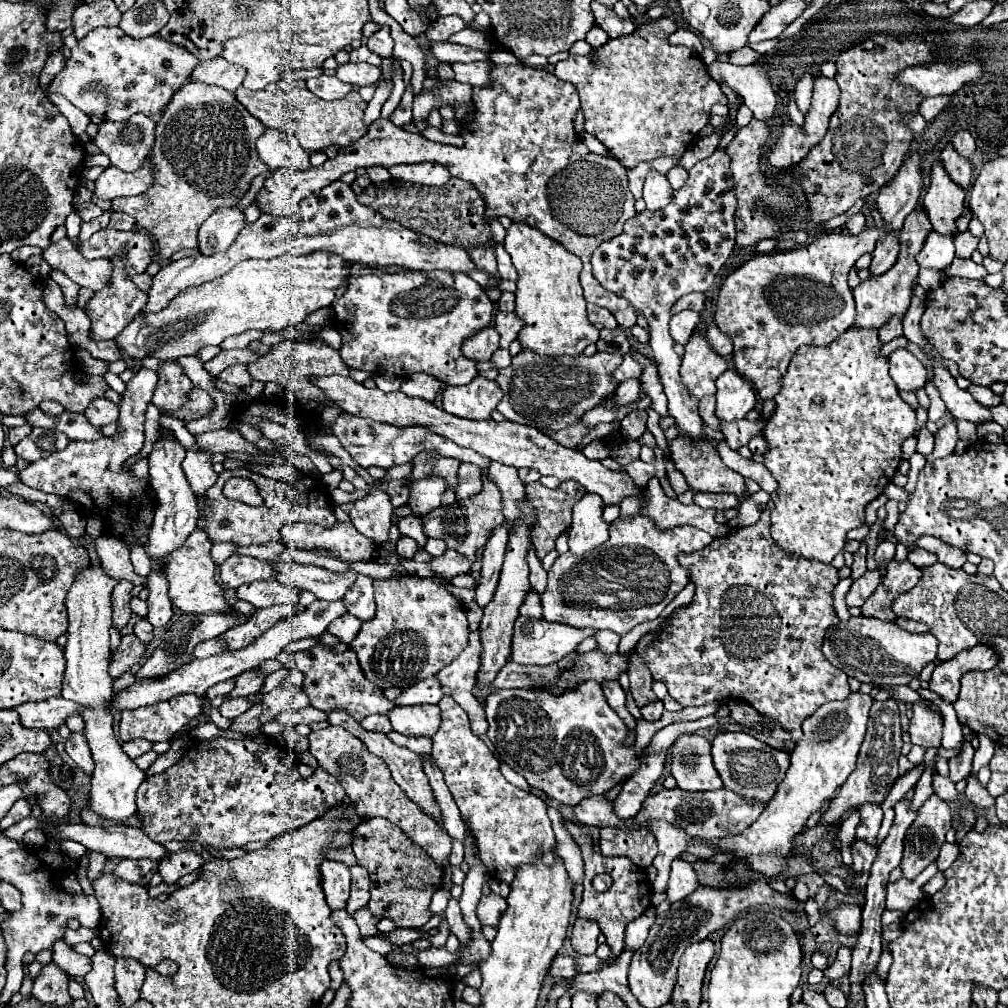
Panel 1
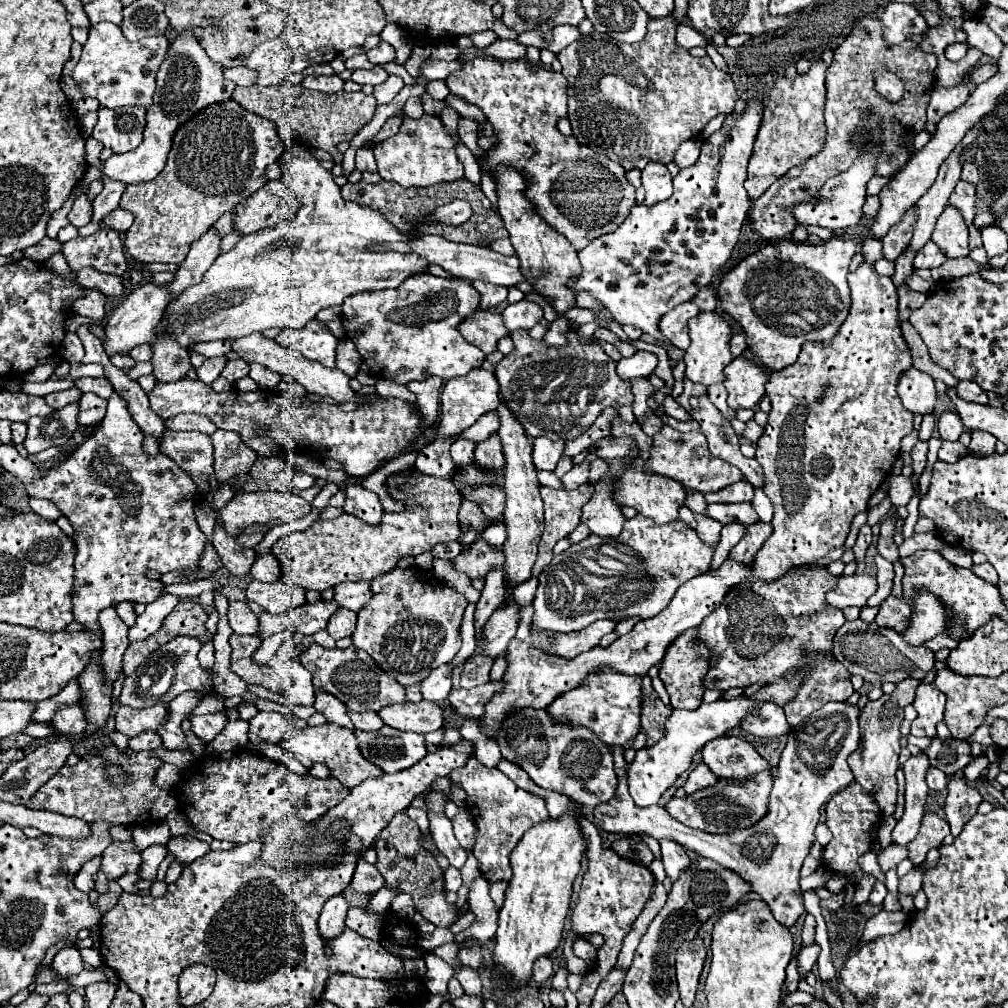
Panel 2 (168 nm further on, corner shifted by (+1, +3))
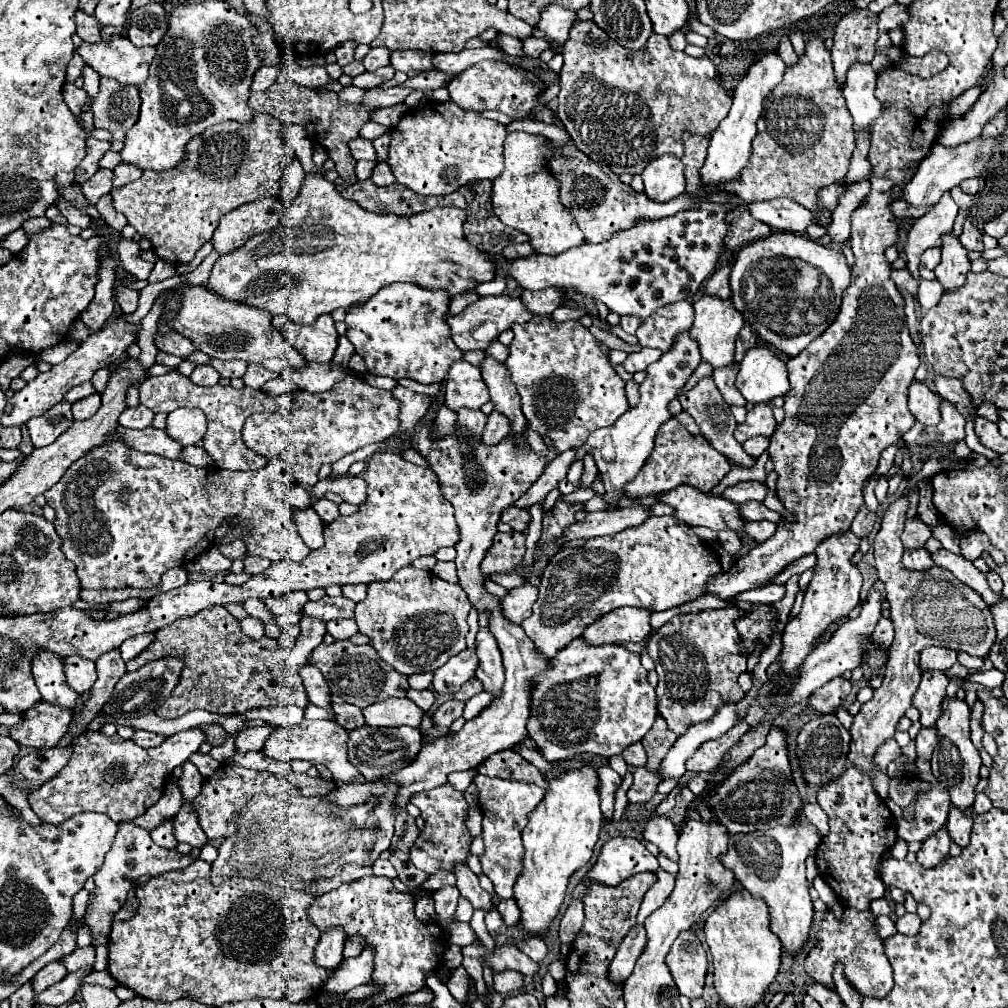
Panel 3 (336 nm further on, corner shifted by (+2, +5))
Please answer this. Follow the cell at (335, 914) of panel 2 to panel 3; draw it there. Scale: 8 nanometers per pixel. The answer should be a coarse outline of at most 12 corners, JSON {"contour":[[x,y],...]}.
{"contour":[[345,932],[321,934],[315,964],[335,970],[343,962]]}

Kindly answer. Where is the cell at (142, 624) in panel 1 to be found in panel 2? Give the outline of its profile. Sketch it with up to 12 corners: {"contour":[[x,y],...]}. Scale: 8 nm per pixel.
{"contour":[[124,601],[116,606],[116,612],[128,627],[134,626],[136,602]]}

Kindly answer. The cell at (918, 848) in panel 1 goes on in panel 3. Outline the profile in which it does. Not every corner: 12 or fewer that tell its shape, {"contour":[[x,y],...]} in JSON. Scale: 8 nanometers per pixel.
{"contour":[[945,828],[923,842],[917,862],[935,868],[949,856],[949,834]]}

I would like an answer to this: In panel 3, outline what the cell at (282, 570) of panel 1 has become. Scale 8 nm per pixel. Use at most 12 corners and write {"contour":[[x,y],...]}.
{"contour":[[245,556],[245,572],[261,574],[269,568],[269,560]]}

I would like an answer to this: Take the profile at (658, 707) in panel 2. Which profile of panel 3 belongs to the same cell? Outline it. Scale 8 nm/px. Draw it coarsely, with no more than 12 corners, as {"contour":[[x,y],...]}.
{"contour":[[657,716],[641,740],[651,772],[659,772],[677,736]]}

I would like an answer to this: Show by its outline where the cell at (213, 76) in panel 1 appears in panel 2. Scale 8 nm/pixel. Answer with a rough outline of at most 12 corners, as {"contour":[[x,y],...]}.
{"contour":[[244,66],[224,68],[224,78],[252,86],[256,72]]}

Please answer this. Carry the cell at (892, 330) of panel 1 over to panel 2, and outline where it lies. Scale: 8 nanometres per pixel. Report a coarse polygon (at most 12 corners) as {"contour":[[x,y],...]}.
{"contour":[[902,286],[898,290],[898,318],[910,314],[924,304],[922,292]]}

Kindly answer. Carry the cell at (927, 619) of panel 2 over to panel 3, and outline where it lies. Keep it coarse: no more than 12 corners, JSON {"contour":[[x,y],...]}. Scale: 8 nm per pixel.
{"contour":[[909,496],[873,544],[895,640],[881,688],[851,726],[863,774],[919,684],[935,644],[987,658],[989,606],[949,570],[903,568]]}

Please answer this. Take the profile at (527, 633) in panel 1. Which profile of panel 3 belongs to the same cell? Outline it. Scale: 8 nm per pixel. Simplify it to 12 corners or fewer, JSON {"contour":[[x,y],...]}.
{"contour":[[623,606],[585,630],[589,644],[643,642],[651,610]]}

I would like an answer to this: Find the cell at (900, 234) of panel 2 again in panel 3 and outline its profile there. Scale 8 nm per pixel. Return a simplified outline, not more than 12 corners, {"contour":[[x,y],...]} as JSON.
{"contour":[[999,138],[945,148],[937,142],[903,198],[937,204],[963,180],[981,178]]}

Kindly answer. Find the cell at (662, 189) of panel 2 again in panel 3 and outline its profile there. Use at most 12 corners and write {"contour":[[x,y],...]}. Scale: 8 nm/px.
{"contour":[[659,156],[643,170],[645,194],[665,202],[685,192],[677,156]]}

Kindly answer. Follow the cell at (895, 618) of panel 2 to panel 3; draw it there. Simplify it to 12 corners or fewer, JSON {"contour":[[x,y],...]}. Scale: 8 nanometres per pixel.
{"contour":[[881,618],[871,638],[877,648],[889,650],[893,624]]}

